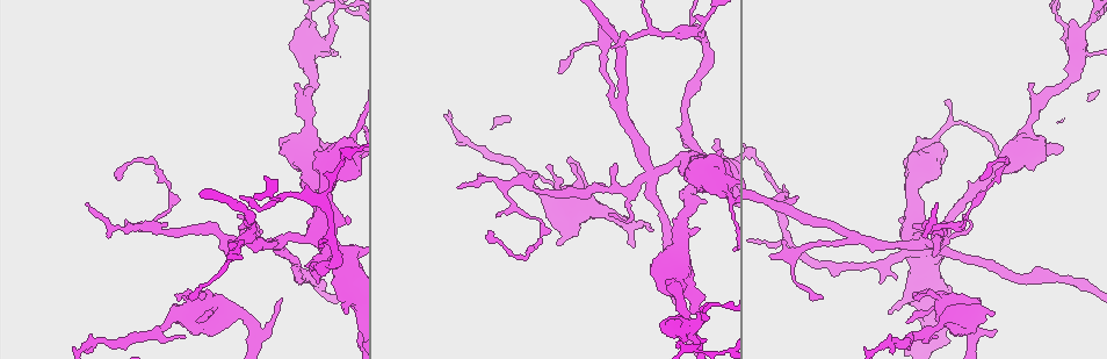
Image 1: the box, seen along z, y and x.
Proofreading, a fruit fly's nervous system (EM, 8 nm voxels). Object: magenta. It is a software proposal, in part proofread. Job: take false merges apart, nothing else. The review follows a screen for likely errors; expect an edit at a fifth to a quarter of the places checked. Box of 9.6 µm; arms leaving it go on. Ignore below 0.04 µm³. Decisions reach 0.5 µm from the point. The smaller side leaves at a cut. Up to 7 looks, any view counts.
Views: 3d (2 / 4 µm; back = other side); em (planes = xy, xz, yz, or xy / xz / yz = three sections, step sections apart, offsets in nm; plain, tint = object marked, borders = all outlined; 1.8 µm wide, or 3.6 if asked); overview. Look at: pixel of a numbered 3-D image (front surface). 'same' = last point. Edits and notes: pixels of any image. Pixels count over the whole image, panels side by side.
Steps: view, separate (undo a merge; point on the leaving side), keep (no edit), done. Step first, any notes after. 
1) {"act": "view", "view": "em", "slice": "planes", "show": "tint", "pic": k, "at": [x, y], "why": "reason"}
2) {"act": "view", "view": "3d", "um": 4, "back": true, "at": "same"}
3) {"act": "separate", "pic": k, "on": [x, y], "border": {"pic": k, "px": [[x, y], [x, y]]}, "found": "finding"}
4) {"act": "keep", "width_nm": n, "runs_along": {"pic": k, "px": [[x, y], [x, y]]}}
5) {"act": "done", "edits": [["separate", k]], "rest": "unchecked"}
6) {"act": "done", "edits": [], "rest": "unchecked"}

{"act": "view", "view": "3d", "um": 4, "pic": 1, "at": [201, 326], "why": "sharp bend"}

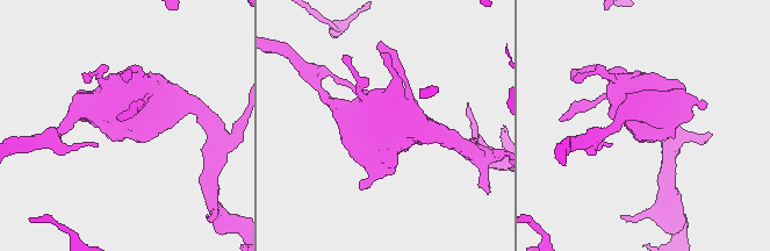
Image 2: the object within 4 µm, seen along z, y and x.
{"act": "view", "view": "em", "um": 3.6, "slice": "xz", "step": 4, "show": "tint", "pic": 2, "at": [641, 123]}

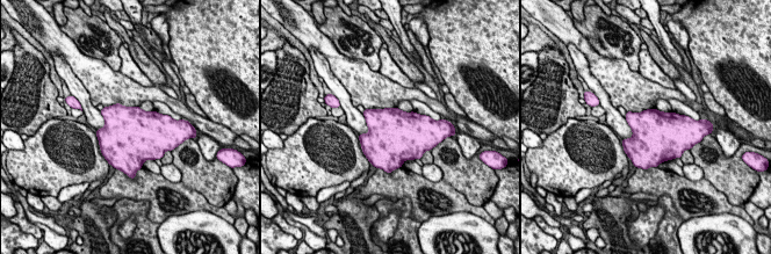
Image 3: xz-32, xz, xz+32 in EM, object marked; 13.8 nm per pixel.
{"act": "view", "view": "em", "um": 3.6, "slice": "planes", "show": "tint", "at": "same", "why": "cut it another way"}

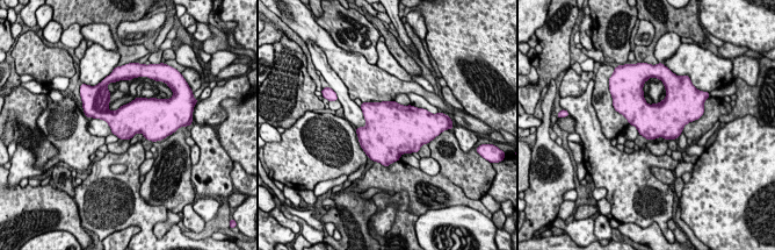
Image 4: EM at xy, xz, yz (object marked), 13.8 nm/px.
{"act": "keep", "found": "one neuron here"}

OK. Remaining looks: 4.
{"act": "view", "view": "em", "slice": "planes", "show": "tint", "pic": 1, "at": [925, 241], "why": "four arms meet"}

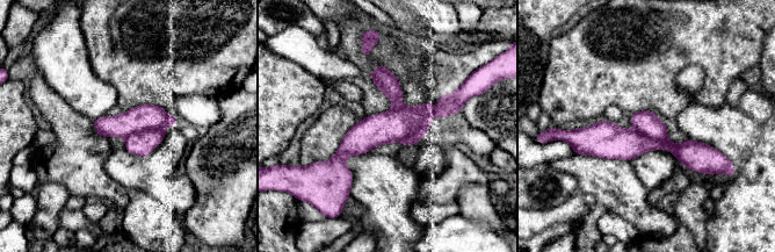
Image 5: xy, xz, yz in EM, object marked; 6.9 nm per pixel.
{"act": "separate", "pic": 5, "on": [142, 144], "width_nm": 240, "found": "two neurons meet here"}

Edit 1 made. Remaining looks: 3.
{"act": "view", "view": "overview"}

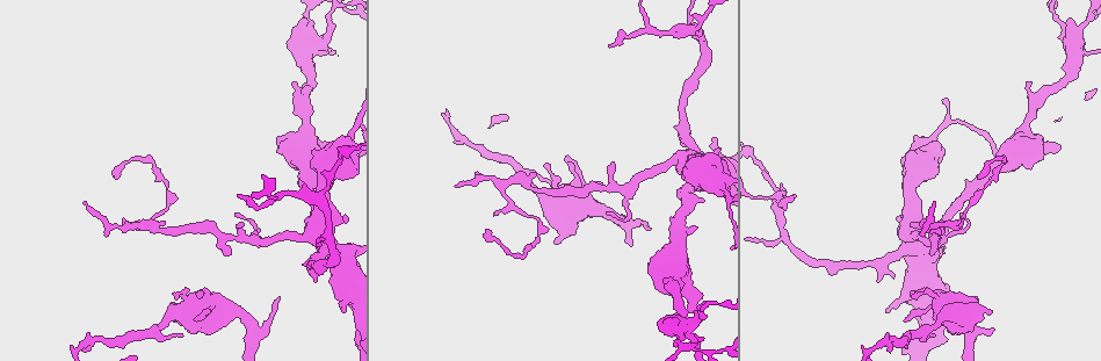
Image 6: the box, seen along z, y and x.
{"act": "view", "view": "em", "slice": "planes", "show": "tint", "pic": 6, "at": [1079, 53], "why": "thick turns thin"}

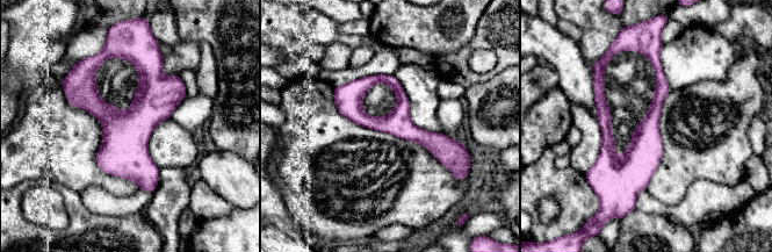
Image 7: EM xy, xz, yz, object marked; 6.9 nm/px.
{"act": "keep", "runs_along": {"pic": 7, "px": [[656, 56], [659, 96], [633, 193]]}, "found": "continuous, no second neuron"}

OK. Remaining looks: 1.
{"act": "done", "edits": [["separate", 5]], "rest": "unchecked"}

